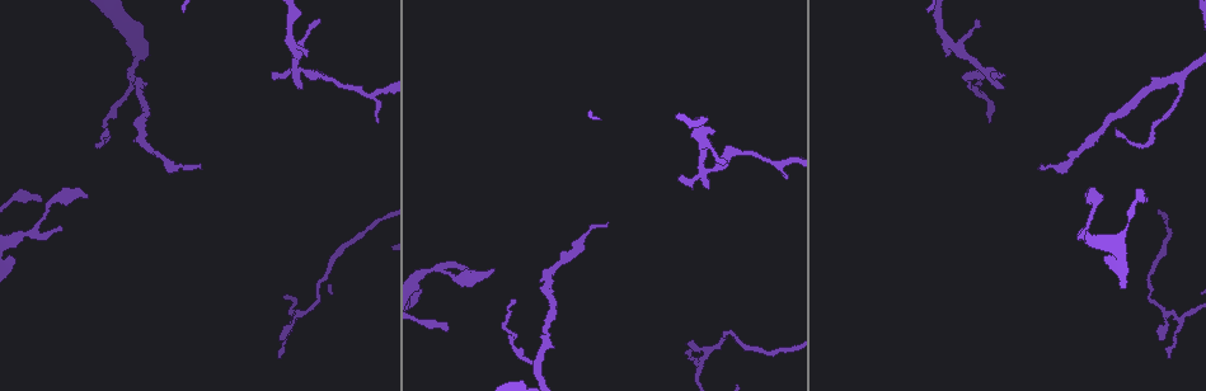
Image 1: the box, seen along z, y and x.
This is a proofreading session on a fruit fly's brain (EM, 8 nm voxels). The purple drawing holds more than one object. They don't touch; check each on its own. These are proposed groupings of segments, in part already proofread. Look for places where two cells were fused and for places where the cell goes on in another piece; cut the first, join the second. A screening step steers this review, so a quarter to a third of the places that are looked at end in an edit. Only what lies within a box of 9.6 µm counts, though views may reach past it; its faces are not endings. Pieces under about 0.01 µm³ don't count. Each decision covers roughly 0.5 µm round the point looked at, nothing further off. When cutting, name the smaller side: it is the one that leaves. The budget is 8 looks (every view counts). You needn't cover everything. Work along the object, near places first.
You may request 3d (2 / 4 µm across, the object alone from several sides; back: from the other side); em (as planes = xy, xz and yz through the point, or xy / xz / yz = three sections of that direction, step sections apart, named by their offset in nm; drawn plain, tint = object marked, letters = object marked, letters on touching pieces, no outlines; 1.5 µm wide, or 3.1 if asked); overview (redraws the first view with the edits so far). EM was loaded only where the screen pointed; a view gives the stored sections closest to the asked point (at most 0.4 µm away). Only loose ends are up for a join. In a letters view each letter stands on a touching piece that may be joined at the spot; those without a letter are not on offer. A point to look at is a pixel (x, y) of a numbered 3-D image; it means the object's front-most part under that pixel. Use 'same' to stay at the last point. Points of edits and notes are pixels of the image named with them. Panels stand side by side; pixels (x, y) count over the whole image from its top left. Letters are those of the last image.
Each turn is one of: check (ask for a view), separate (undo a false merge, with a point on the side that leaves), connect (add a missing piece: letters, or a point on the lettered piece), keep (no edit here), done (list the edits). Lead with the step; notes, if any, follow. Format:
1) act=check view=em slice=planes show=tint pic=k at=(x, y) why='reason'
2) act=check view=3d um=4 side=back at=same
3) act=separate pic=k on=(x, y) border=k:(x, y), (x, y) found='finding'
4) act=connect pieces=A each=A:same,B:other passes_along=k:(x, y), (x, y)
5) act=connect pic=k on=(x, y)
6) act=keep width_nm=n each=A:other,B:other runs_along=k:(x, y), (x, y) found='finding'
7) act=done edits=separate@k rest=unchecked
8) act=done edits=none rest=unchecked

act=check view=3d um=4 pic=1 at=(986, 71) why='calibre changes'

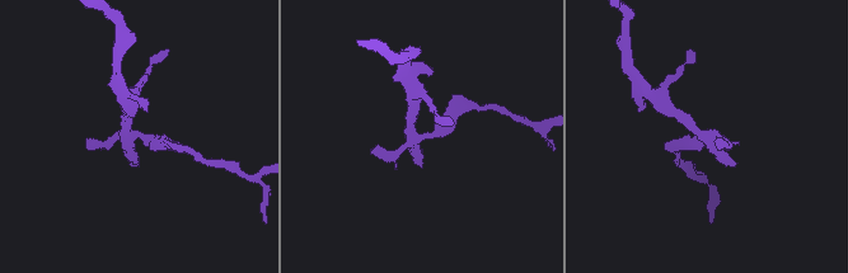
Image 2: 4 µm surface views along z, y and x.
act=check view=em slice=planes show=letters pic=2 at=(127, 132)

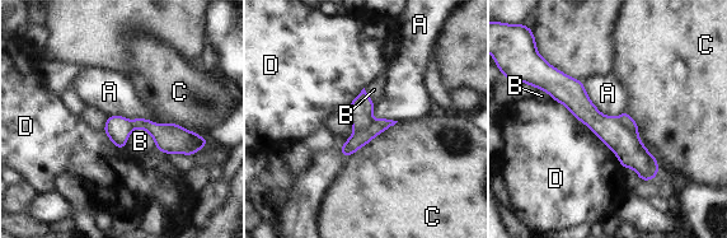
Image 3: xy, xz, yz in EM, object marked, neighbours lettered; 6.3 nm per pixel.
act=separate pic=3 on=(624, 118) longest_contact=C:420nm each=A:other,B:other,C:other,D:other part_leaving=3:(389, 122), (376, 126), (345, 152) found='two cells meet here'

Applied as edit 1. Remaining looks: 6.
act=check view=overview why='redraw'

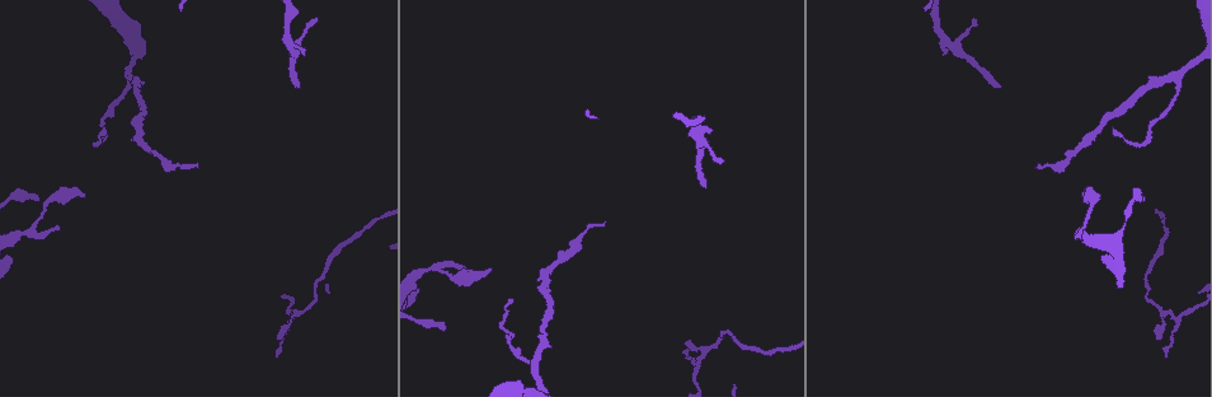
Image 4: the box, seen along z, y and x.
act=check view=em slice=xy step=8 show=letters pic=4 at=(1179, 72) why='arms part here'

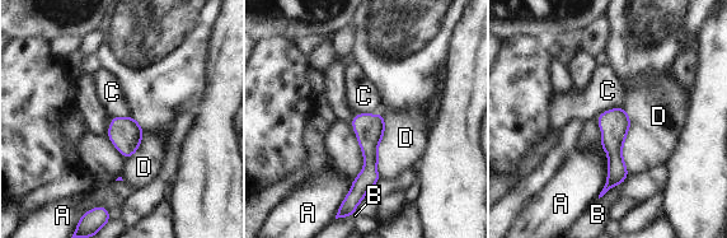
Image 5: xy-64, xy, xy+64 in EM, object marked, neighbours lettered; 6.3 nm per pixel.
act=keep each=A:other,B:other,C:other,D:other runs_along=5:(379, 117), (357, 195) found='one cell here'

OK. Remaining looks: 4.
act=check view=3d um=2 side=back pic=4 at=(488, 268) why='an open end'

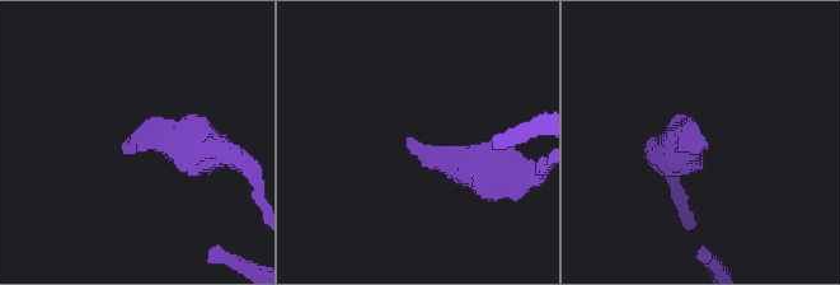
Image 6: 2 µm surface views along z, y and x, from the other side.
act=check view=em slice=yz step=4 show=tint pic=6 at=(707, 146) why='need the tissue'

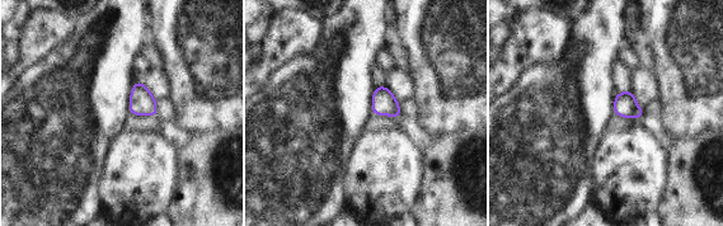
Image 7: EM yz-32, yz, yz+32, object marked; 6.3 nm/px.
act=check view=em slice=yz step=4 show=letters at=same

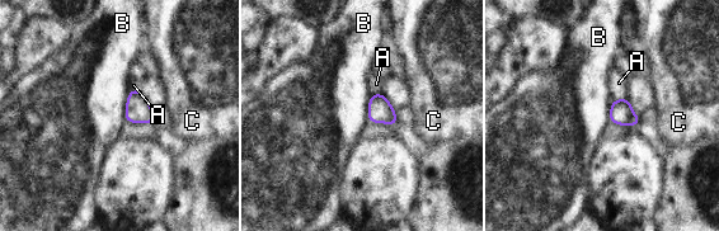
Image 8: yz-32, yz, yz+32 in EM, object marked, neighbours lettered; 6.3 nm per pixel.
act=keep longest_contact=B:180nm each=A:other,B:other,C:other border=8:(131, 90), (127, 97), (123, 117) found='no lettered piece goes on from it'

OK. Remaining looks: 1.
act=done edits=separate@3 rest=unchecked

